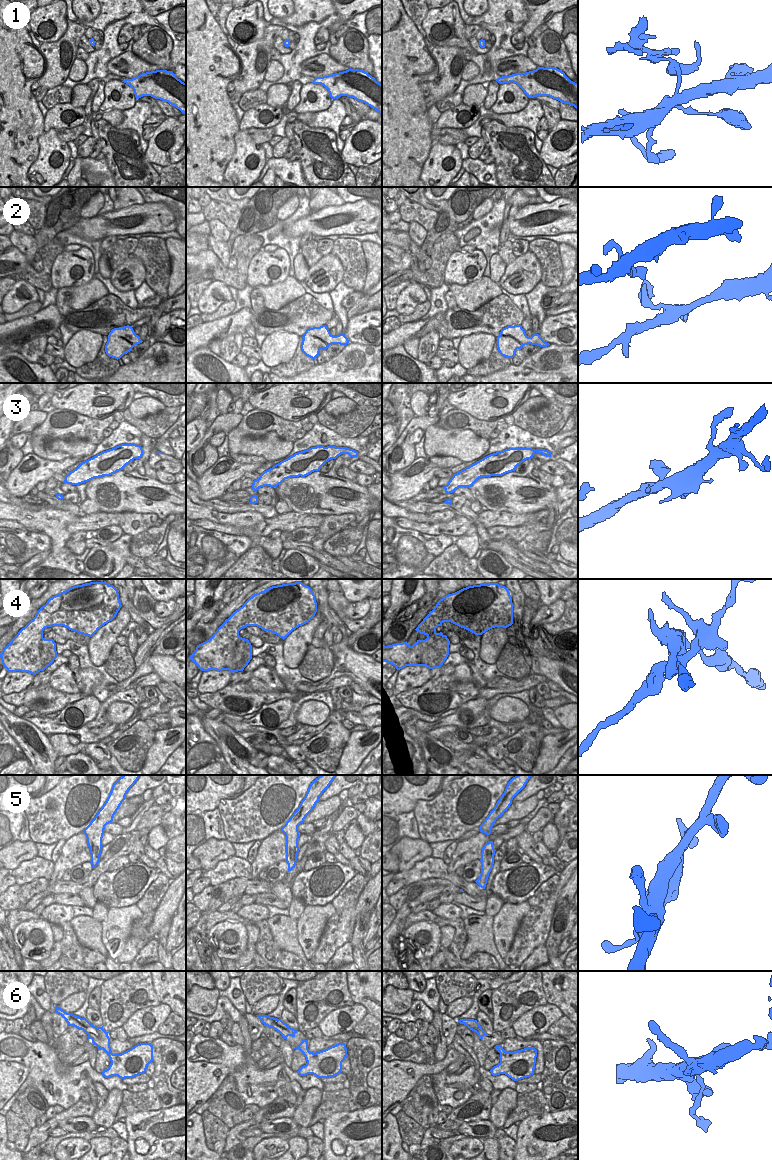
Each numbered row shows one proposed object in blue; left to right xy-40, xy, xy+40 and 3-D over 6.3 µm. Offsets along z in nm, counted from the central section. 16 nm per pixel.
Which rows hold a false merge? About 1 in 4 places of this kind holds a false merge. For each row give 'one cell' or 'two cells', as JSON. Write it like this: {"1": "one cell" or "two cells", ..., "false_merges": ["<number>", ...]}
{"1": "two cells", "2": "one cell", "3": "one cell", "4": "two cells", "5": "one cell", "6": "one cell", "false_merges": ["1", "4"]}

